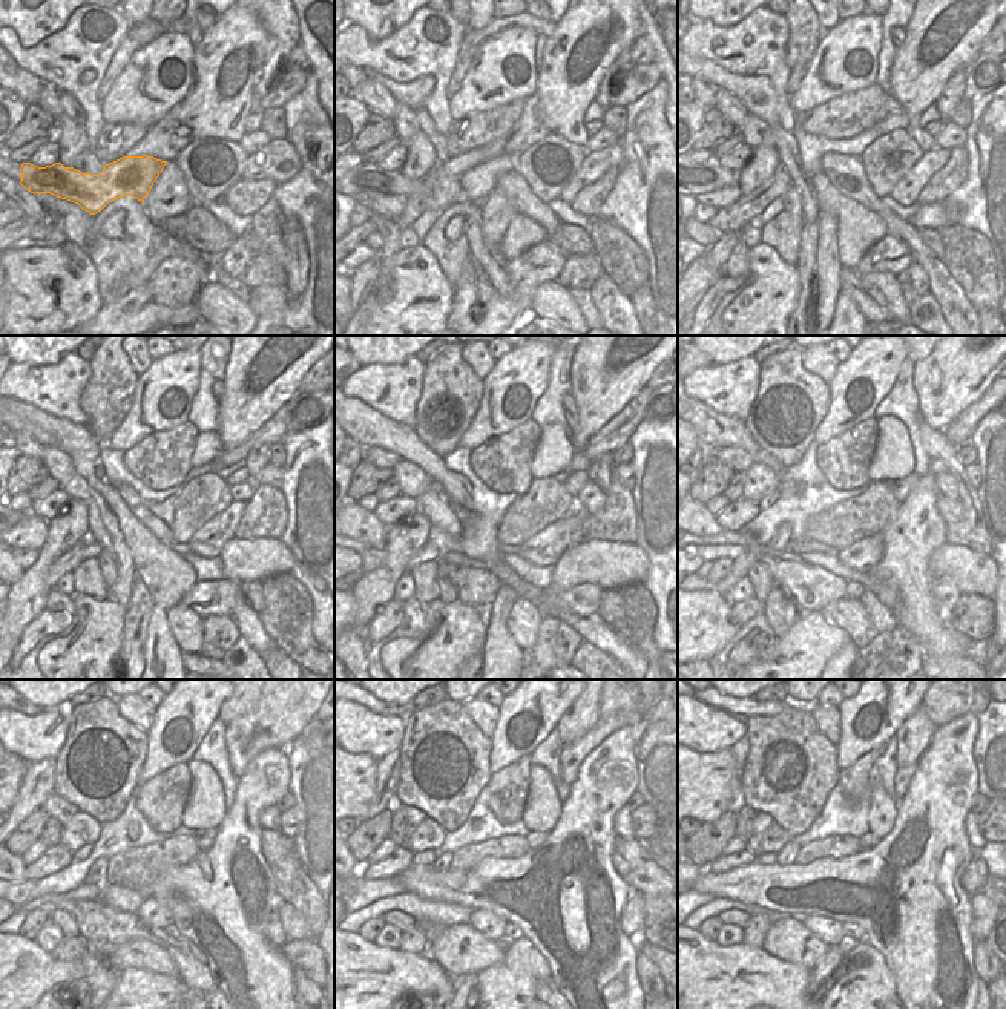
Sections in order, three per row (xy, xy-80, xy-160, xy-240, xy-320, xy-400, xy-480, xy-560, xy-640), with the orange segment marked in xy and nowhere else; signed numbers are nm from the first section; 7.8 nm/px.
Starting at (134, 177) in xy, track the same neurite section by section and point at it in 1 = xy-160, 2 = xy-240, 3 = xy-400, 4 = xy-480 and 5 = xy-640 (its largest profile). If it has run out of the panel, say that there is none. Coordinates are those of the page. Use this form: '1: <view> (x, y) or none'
1: xy-160 (709, 177)
2: xy-240 (22, 514)
3: none
4: none
5: none

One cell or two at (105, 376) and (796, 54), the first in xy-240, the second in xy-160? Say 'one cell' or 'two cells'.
one cell

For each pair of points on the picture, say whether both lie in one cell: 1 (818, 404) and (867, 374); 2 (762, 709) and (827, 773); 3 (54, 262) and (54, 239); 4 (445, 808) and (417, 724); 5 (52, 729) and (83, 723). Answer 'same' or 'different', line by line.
1: different
2: different
3: different
4: same
5: different

